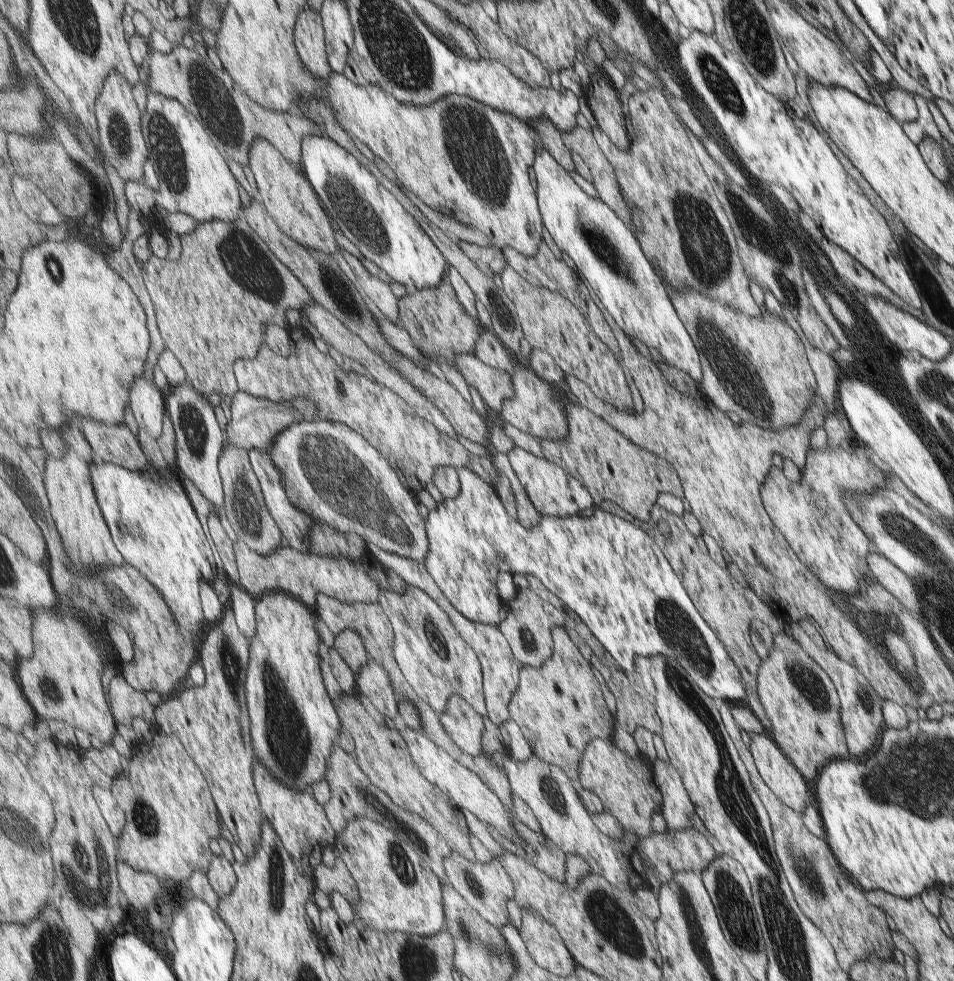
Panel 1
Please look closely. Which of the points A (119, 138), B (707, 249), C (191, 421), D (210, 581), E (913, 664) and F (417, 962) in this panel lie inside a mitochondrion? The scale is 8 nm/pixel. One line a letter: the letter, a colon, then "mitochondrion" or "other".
A: mitochondrion
B: mitochondrion
C: mitochondrion
D: other
E: mitochondrion
F: mitochondrion

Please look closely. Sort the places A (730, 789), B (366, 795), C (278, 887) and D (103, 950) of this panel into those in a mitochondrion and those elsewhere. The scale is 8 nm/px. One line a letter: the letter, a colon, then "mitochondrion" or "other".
A: mitochondrion
B: mitochondrion
C: mitochondrion
D: other

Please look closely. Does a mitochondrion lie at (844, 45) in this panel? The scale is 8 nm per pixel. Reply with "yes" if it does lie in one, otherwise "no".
no

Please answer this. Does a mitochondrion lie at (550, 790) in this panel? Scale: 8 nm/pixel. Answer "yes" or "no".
yes

